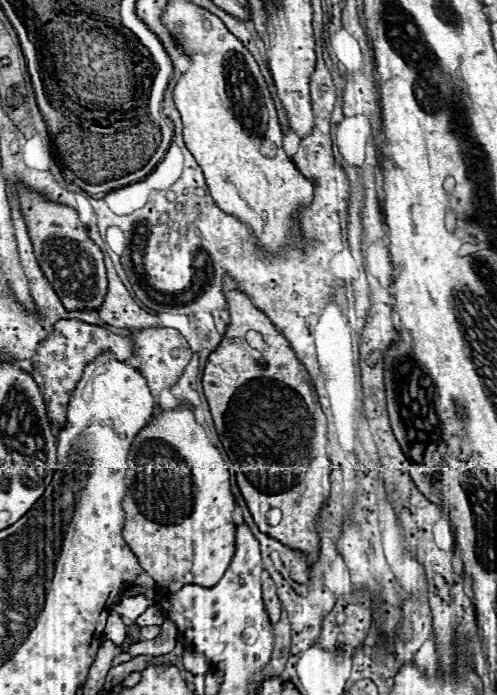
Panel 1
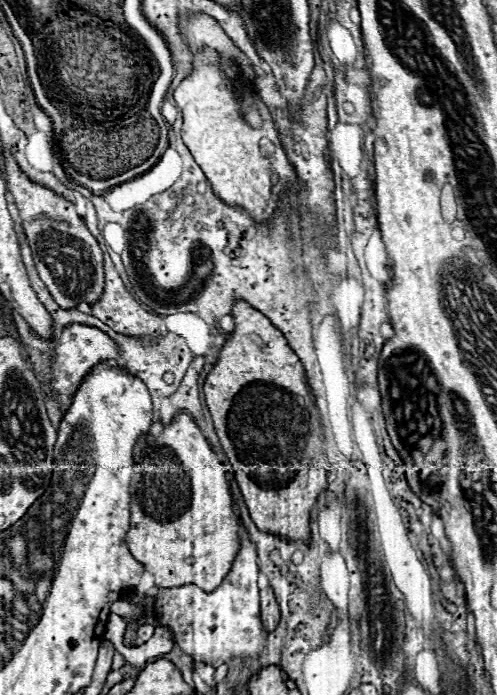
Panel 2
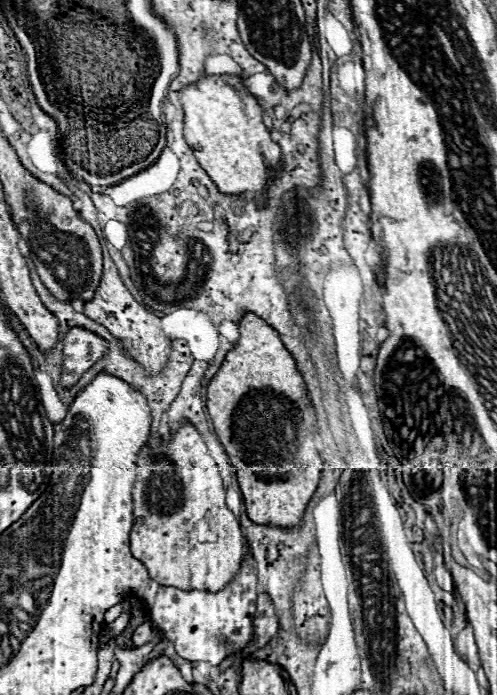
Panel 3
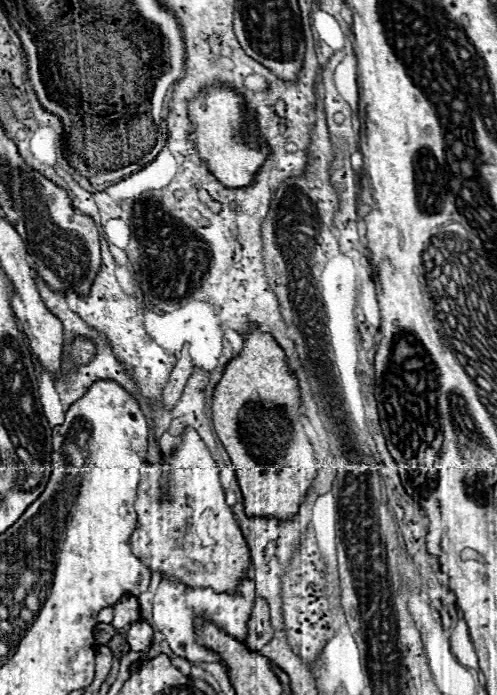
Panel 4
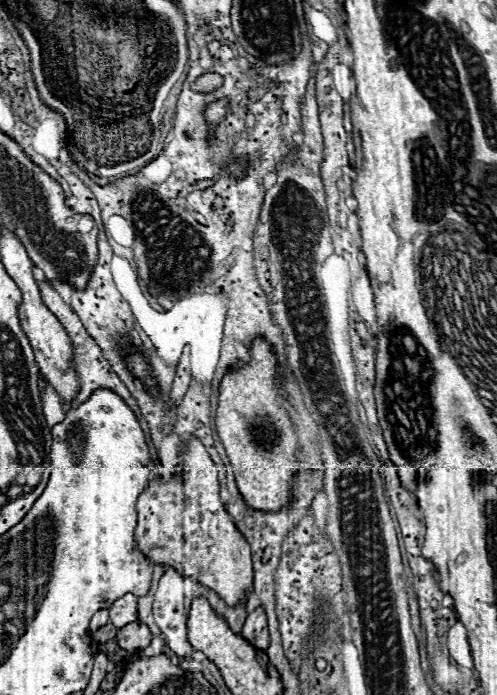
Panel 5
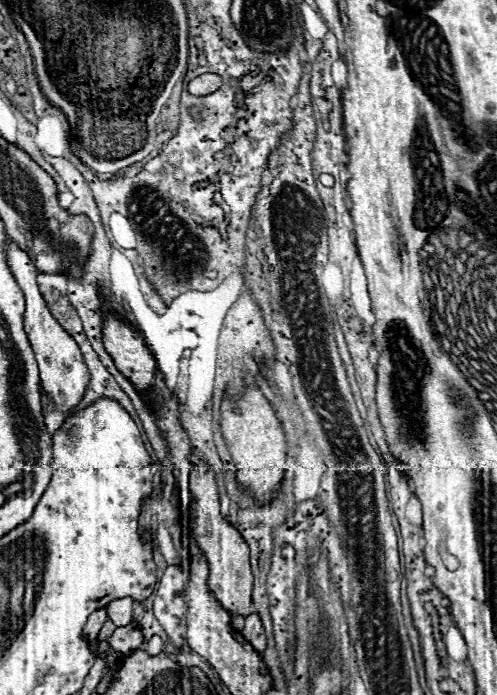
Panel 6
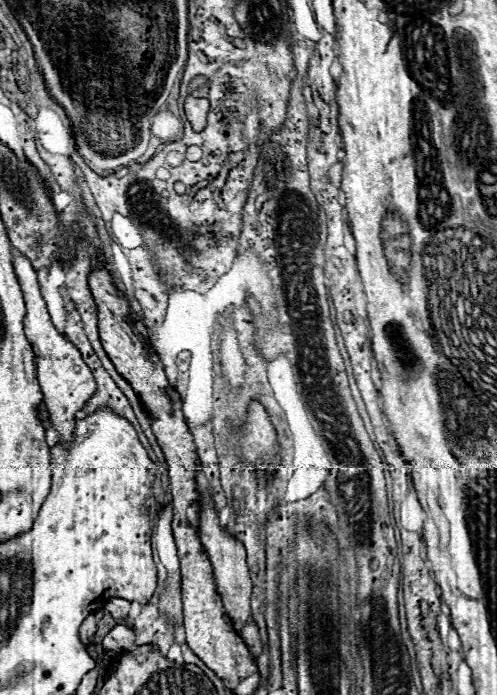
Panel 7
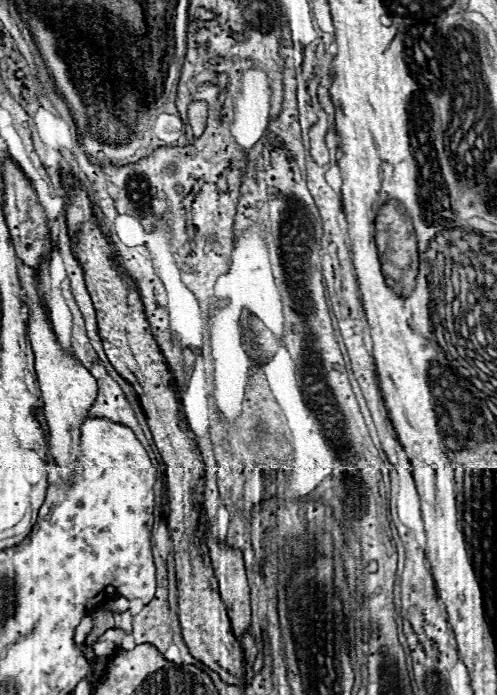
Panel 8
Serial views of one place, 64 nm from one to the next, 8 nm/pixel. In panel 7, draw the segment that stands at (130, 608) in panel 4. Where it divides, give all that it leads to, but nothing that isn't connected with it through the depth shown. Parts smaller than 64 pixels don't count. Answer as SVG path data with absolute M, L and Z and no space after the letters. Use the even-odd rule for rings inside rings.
M112 598L106 606L104 606L106 612L110 612L114 616L114 620L124 620L128 616L128 610L130 610L130 602L124 600L124 598Z

